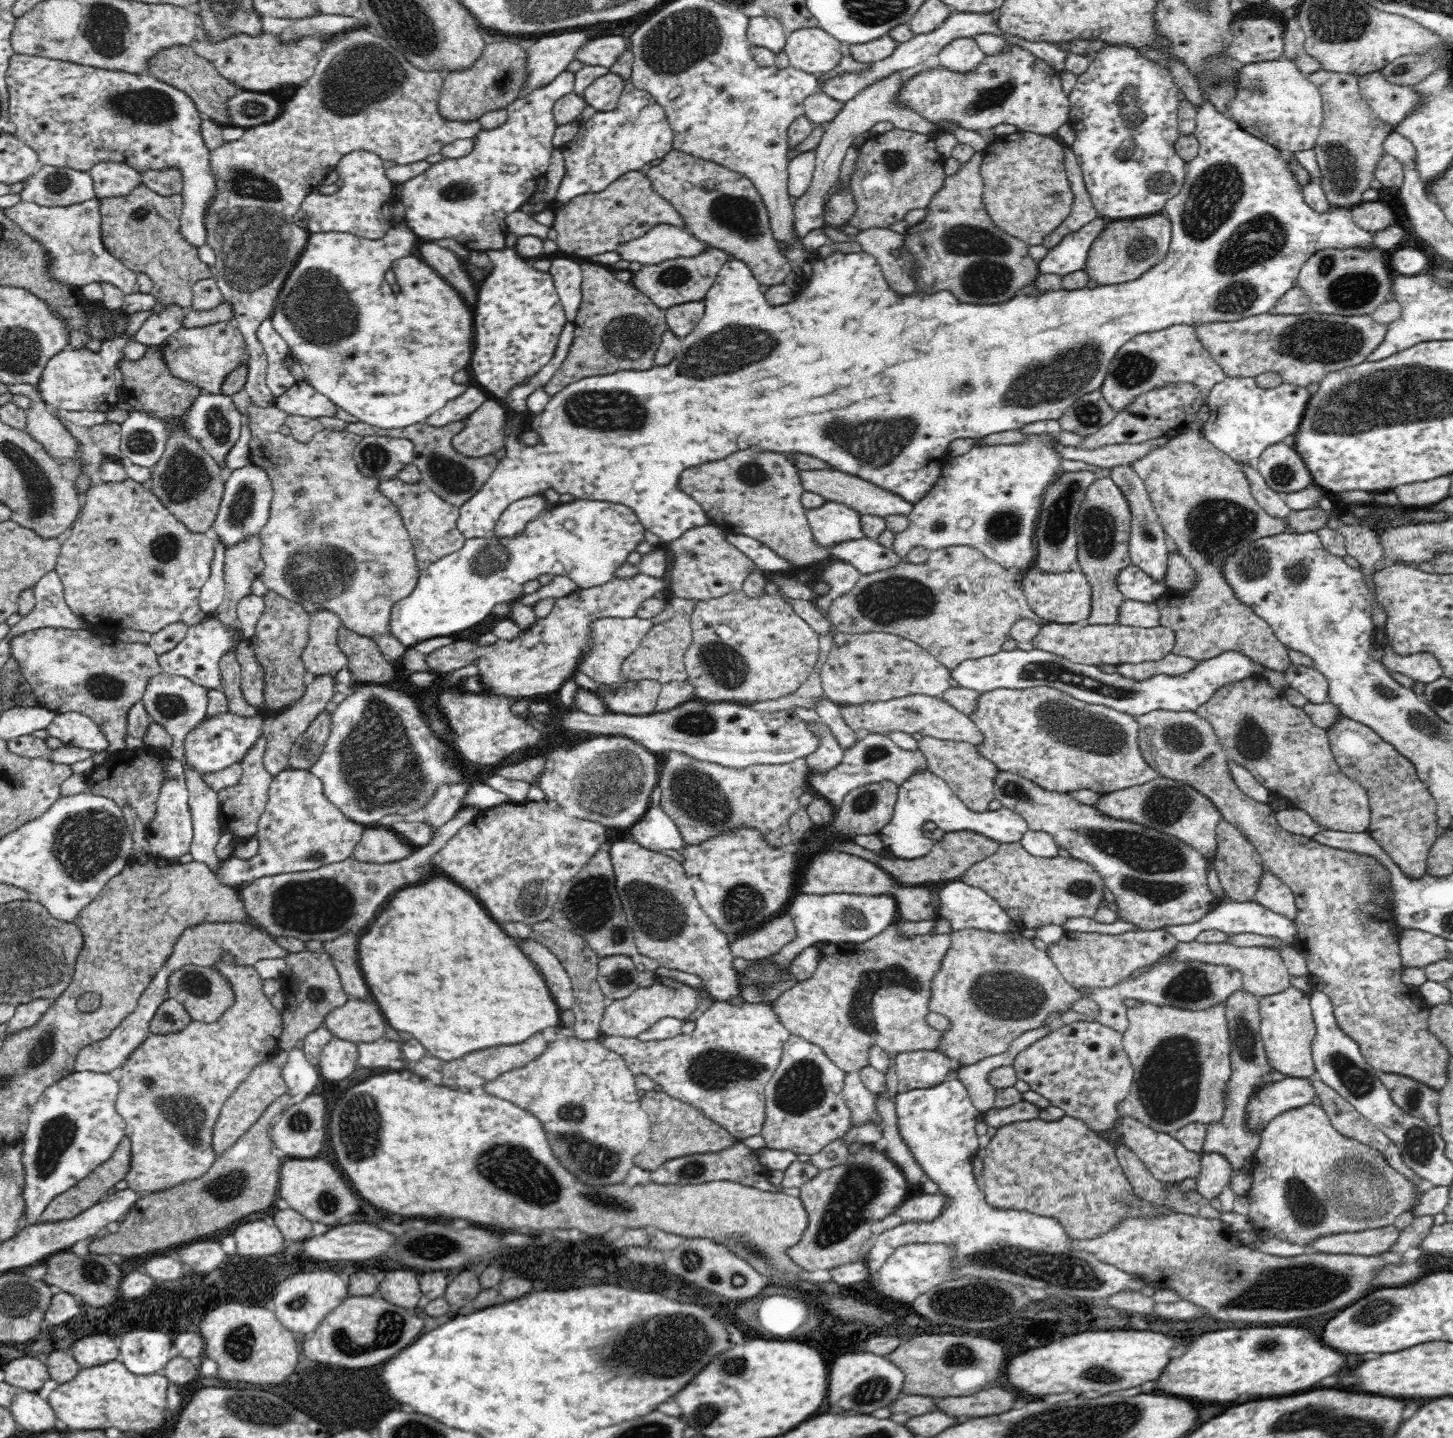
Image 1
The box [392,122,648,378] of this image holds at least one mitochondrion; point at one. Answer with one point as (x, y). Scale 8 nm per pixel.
(463, 190)

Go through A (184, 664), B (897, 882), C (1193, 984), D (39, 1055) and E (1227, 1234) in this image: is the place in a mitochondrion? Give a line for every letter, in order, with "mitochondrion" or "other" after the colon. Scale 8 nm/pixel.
A: other
B: other
C: mitochondrion
D: mitochondrion
E: other

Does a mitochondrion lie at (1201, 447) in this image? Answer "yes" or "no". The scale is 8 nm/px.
no

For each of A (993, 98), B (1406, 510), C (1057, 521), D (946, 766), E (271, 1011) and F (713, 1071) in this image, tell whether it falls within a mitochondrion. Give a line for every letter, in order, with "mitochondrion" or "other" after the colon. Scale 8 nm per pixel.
A: mitochondrion
B: other
C: mitochondrion
D: other
E: other
F: mitochondrion

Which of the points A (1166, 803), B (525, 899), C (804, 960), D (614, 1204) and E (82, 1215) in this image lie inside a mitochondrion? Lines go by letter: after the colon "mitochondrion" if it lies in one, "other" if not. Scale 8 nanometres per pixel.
A: mitochondrion
B: mitochondrion
C: other
D: mitochondrion
E: other

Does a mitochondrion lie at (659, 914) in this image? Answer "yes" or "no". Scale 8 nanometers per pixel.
yes

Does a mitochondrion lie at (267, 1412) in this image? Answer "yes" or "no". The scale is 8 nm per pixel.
yes

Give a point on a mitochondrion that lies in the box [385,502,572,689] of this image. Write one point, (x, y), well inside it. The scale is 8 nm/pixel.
(490, 560)

